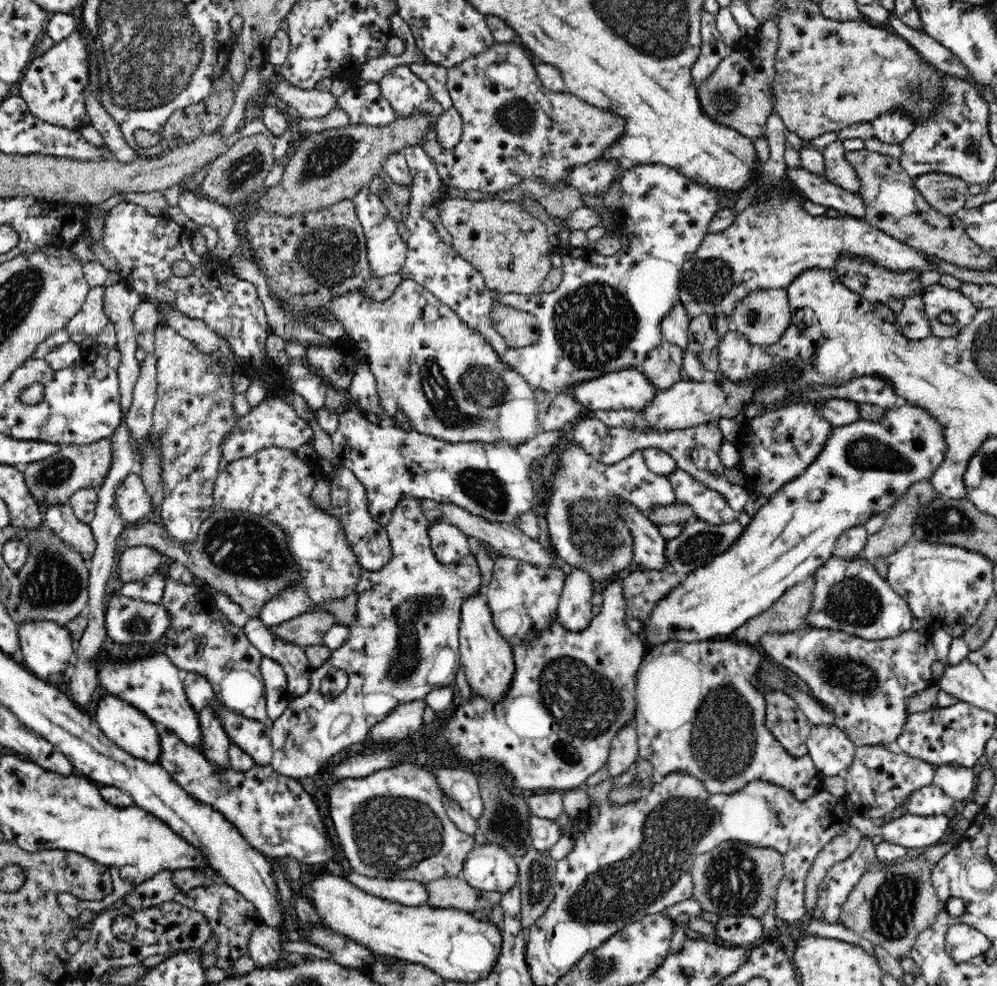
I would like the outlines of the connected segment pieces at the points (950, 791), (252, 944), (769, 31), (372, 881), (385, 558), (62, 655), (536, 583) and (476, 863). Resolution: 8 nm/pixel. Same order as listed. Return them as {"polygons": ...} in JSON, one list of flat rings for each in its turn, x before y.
{"polygons":[[[960,765,934,767,933,783,954,800,969,798,976,788,976,774,972,768]],[[262,923,249,937,247,954,260,969,271,966,281,968,285,964,283,944,278,931]],[[770,18,761,23,758,27,757,33,751,37,747,37,751,53,739,54,728,50,728,54,718,63,716,72,704,80,702,84,696,85,696,92,700,106,703,113,710,117,710,120,715,120,718,124,732,128,742,136,747,136,750,139,763,136,766,132,766,120,768,116,775,112,775,99,772,99,773,81,777,74,774,67,776,64,776,50,778,48,778,21,777,18]],[[349,871,345,879,372,896,406,907,426,906,428,901,425,885,415,880,370,878,354,871]],[[342,465,334,468,331,472,334,478,326,476,326,480,331,487,332,508,328,512,340,519,344,531,346,531,346,539,350,543,350,547,361,565,361,569,368,571,377,571,392,559,393,553,387,531,380,526,372,515,368,513,367,493,364,486,356,479,356,475]],[[51,620,24,621,17,624,17,631,21,662,34,675,53,682,69,668,76,646,65,626]],[[502,556,494,562,492,580,488,582,487,587,483,588,483,591,487,596,488,607,492,611,492,620,496,629,510,643,510,646,514,643,527,645,540,631,551,625,549,622,557,616,557,608,566,578,564,572,555,566,546,569,538,568,535,565]],[[475,843,462,867,462,878,474,888,483,891,509,891,518,883,517,858,500,845]]]}

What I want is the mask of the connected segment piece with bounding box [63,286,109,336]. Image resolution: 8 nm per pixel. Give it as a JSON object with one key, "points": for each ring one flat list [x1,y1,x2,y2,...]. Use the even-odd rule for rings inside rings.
{"points":[[104,287,90,288,82,308,64,326,70,334,98,334,108,324,108,315,104,311]]}

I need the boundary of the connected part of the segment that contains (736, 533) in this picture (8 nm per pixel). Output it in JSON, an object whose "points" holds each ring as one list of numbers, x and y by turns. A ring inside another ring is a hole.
{"points":[[742,510,738,512,737,518,729,523,711,525,698,518,686,522,682,532,676,538,667,539,665,544,664,559,670,567,670,571,684,578,698,568,711,564,716,556,727,552,730,546,742,536,744,528,750,524,750,520,751,518]]}

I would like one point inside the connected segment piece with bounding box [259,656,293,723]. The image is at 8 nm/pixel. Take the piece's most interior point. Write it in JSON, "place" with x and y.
{"place":[273,675]}

